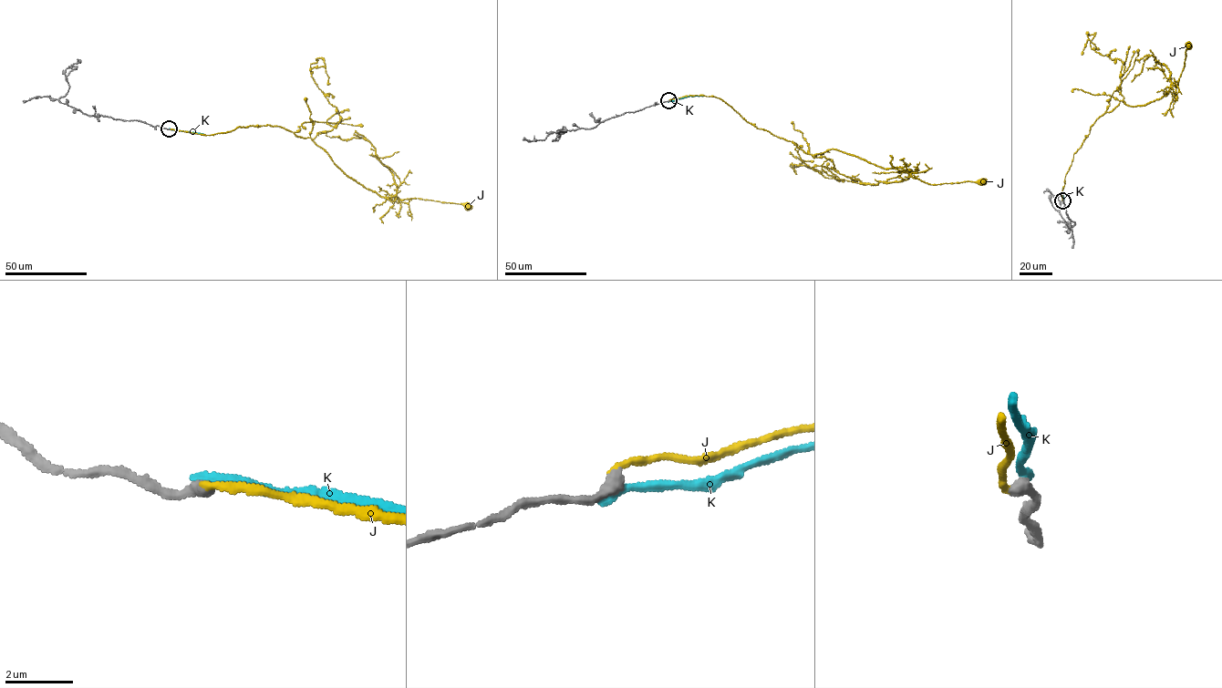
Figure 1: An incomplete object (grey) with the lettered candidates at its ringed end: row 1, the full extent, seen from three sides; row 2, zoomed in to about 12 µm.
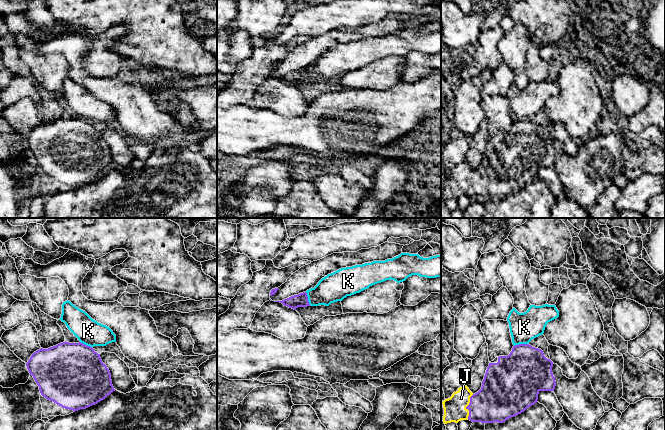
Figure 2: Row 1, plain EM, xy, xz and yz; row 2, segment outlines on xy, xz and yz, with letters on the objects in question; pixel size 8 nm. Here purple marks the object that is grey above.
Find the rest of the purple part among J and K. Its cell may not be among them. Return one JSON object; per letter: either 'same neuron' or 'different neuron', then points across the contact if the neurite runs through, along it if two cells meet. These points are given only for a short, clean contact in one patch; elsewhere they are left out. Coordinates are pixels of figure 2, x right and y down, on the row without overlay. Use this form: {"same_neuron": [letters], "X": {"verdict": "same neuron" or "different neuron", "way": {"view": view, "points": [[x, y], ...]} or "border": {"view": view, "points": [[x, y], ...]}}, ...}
{"same_neuron": ["J"], "J": {"verdict": "same neuron", "way": {"view": "yz", "points": [[496, 177], [486, 182], [466, 183], [458, 183], [455, 186]]}}, "K": {"verdict": "different neuron", "border": {"view": "yz", "points": [[527, 119], [519, 119], [514, 122]]}}}

